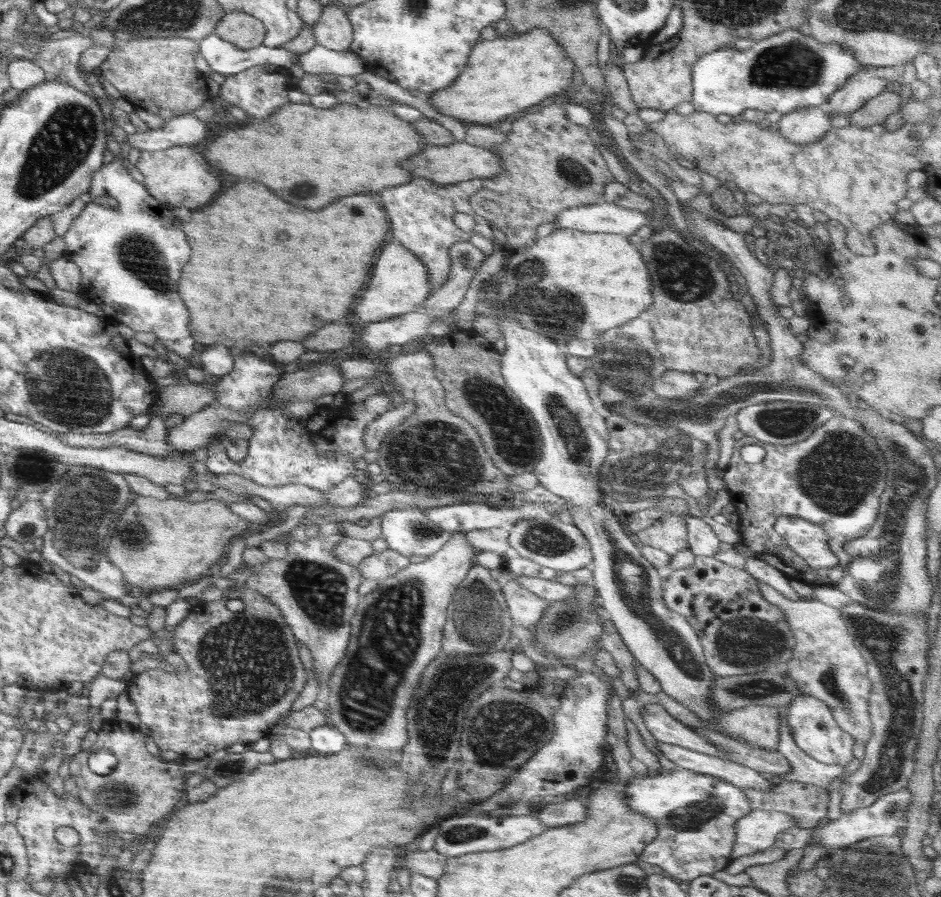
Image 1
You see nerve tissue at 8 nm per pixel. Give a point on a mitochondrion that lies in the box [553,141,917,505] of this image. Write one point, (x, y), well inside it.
(640, 473)

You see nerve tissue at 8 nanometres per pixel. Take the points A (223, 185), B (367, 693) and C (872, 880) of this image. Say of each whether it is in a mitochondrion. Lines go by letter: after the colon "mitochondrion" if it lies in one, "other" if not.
A: other
B: mitochondrion
C: mitochondrion

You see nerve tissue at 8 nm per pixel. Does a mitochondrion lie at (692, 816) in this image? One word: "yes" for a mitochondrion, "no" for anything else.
yes

